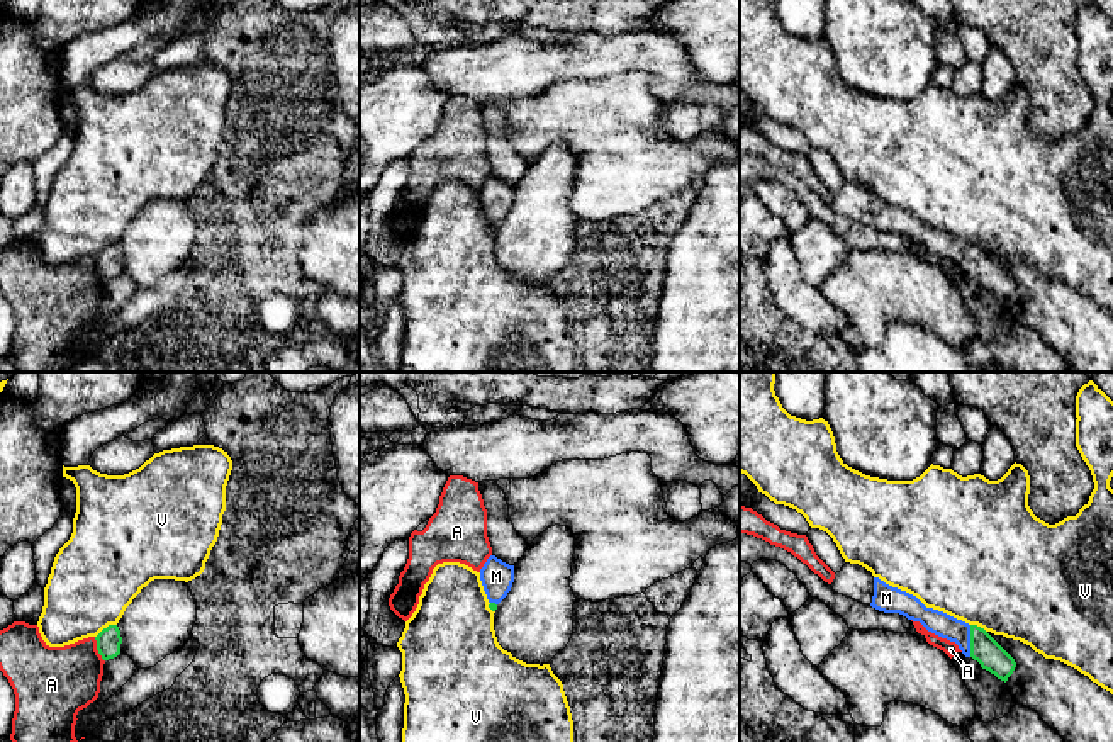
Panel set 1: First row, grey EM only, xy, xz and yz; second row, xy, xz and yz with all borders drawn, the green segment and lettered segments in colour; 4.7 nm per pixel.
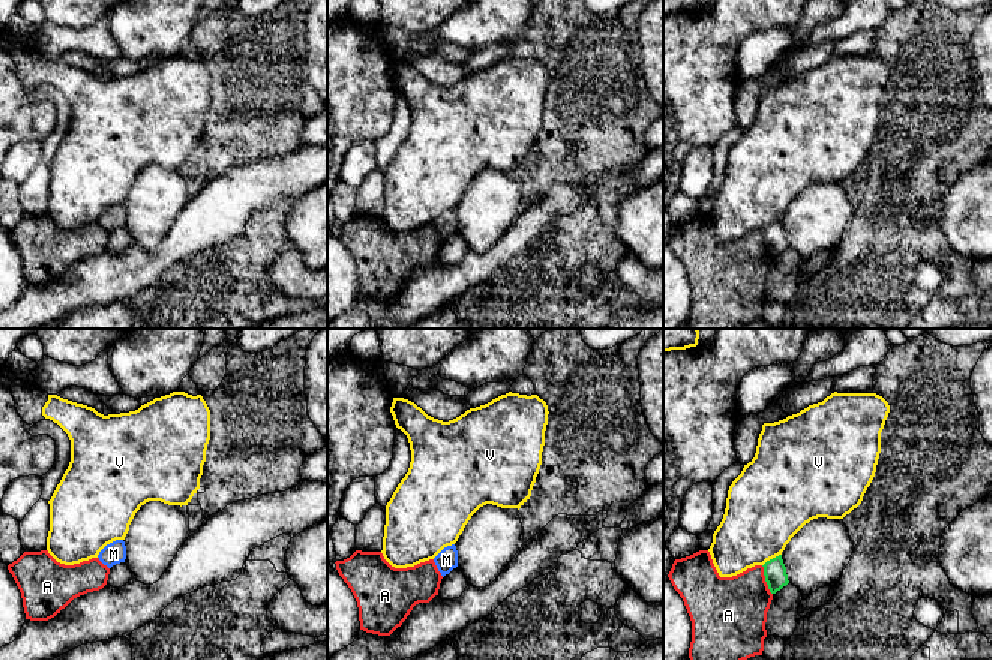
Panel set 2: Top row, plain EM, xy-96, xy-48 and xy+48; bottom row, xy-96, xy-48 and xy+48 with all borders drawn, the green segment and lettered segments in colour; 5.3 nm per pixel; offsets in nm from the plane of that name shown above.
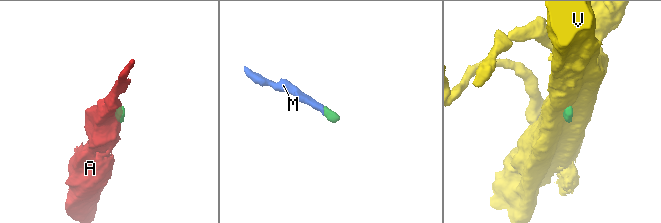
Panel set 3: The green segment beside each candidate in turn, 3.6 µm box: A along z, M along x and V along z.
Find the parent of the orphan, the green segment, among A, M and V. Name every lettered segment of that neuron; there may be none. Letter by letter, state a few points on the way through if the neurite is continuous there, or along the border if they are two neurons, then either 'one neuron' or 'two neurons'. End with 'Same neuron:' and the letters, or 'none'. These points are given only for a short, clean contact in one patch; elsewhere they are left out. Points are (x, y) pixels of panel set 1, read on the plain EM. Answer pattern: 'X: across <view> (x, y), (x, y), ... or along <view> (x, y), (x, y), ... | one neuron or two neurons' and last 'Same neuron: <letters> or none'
A: along xy (94, 257), (95, 269), (104, 281) | two neurons
M: one neuron
V: along xy (116, 243), (111, 243), (95, 257) | two neurons
Same neuron: M

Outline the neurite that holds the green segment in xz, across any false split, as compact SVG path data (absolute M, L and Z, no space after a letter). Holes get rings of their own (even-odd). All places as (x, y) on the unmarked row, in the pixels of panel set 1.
M490 175L480 188L480 200L489 219L489 228L497 229L497 224L507 216L514 202L514 185L509 185Z

